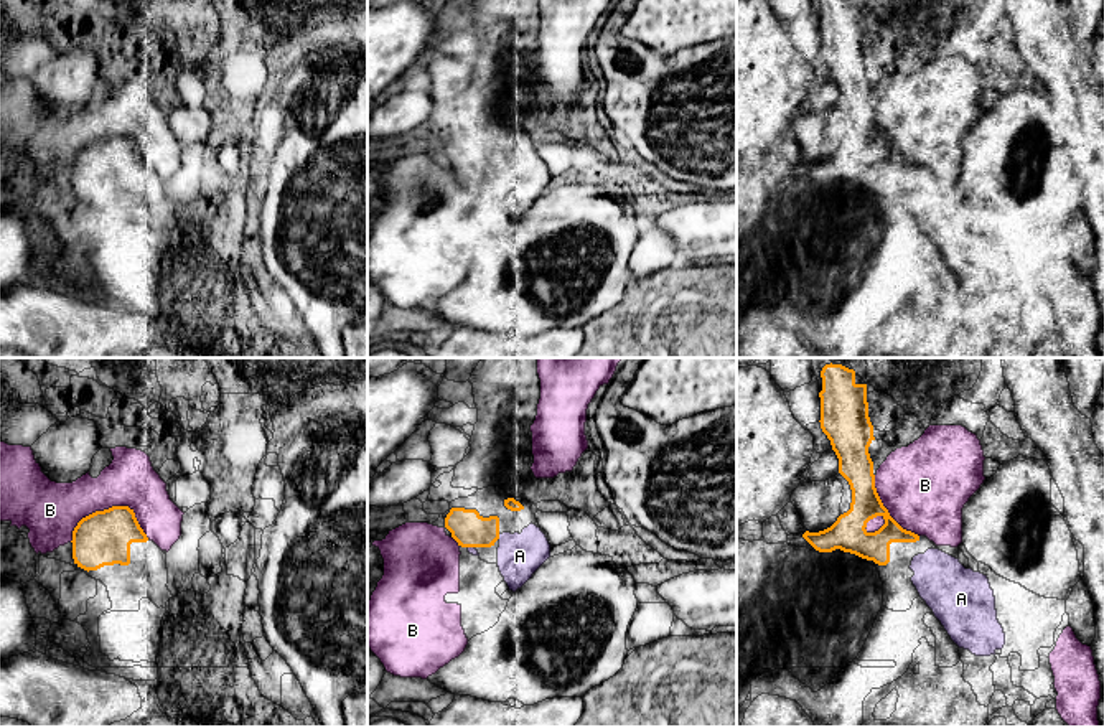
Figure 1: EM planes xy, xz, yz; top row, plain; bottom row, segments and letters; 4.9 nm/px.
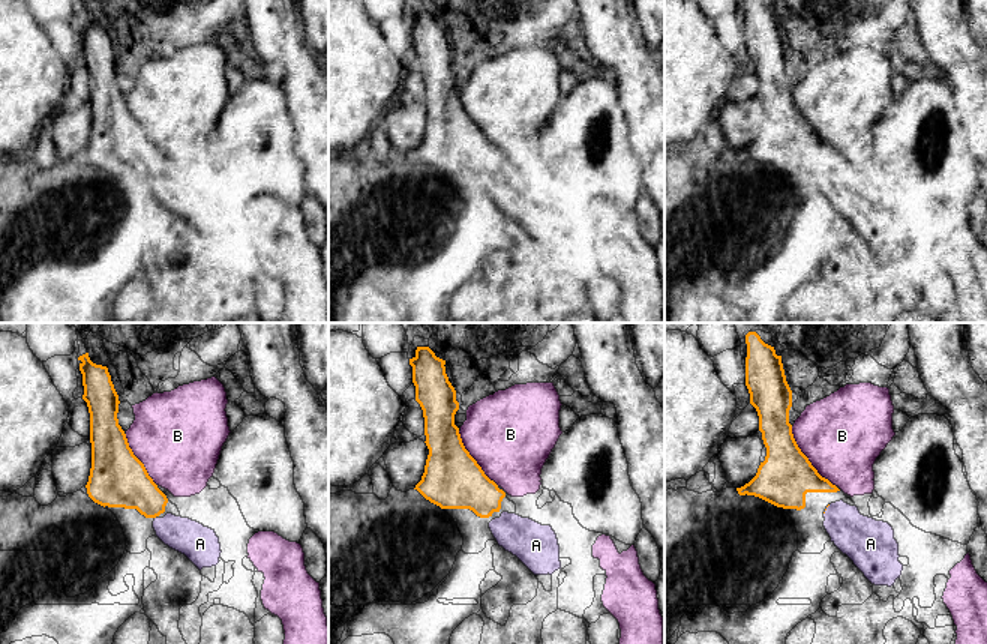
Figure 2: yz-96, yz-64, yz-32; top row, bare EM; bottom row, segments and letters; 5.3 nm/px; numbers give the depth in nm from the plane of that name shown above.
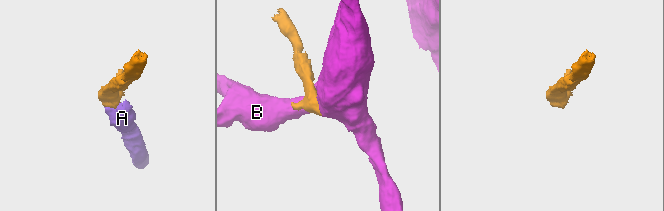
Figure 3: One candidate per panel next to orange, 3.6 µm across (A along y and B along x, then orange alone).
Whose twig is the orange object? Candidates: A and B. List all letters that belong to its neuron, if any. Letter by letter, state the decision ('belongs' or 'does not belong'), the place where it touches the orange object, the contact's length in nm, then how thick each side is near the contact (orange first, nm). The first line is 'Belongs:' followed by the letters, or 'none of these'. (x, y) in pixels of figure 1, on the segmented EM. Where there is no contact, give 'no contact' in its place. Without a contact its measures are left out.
Belongs: A
A: belongs | xz (498, 538) | 40 nm | 170/220 nm
B: does not belong | xy (109, 508) | 400 nm | 260/260 nm

